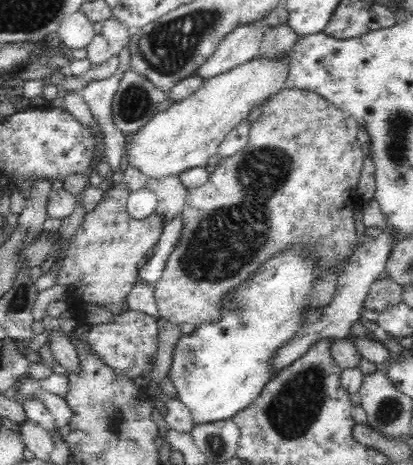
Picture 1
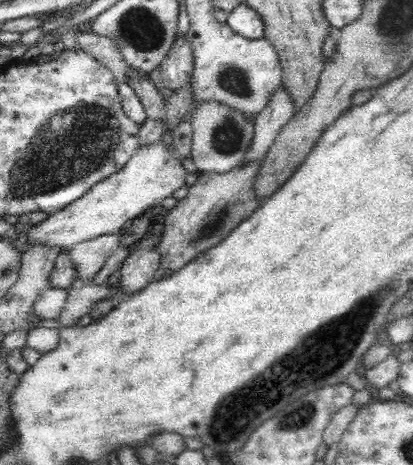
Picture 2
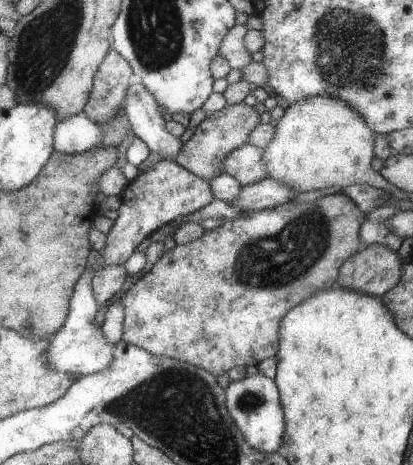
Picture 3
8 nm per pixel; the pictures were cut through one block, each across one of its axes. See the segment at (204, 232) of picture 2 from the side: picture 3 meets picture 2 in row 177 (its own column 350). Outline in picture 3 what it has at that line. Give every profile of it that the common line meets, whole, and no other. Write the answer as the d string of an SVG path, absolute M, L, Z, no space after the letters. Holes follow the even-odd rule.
M343 192L319 198L311 204L285 204L271 210L227 220L203 238L167 252L153 270L143 276L125 296L127 310L123 340L157 356L171 356L207 368L215 378L237 364L259 366L267 358L279 358L281 328L285 314L321 292L337 288L339 270L359 252L359 230L365 224L357 204Z

